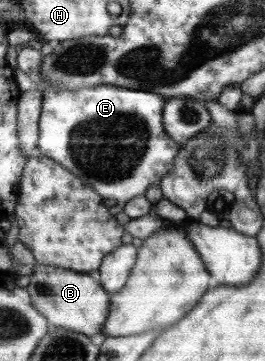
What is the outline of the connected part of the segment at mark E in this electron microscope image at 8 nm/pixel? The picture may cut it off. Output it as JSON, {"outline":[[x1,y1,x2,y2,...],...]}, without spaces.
{"outline":[[47,86,41,90,42,95,42,112,39,120,39,140,38,140,38,151,49,159,54,159,57,163,68,168,70,172,80,176,82,180,90,188,94,188,106,201,110,201,112,207,111,212,113,215,124,211,125,204,133,198,140,195,145,195,148,191,148,187,153,184,158,184,168,174,169,170,172,170,174,159,176,157,177,150,180,149,180,145,176,143,168,133,165,132,164,120,163,120,163,109,165,103,165,97,159,95,157,92,150,91,137,91,136,89,121,89,121,87,82,87,81,89,74,89,69,91,62,87]]}

